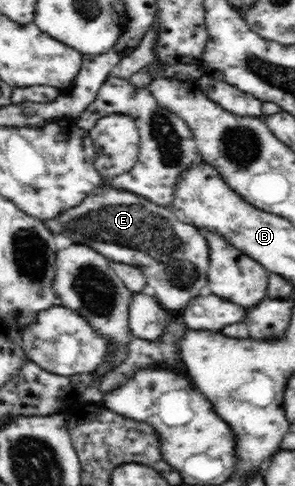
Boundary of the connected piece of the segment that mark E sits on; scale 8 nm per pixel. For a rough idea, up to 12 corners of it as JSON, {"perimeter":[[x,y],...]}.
{"perimeter":[[108,185],[42,222],[144,272],[181,310],[208,284],[197,228]]}

